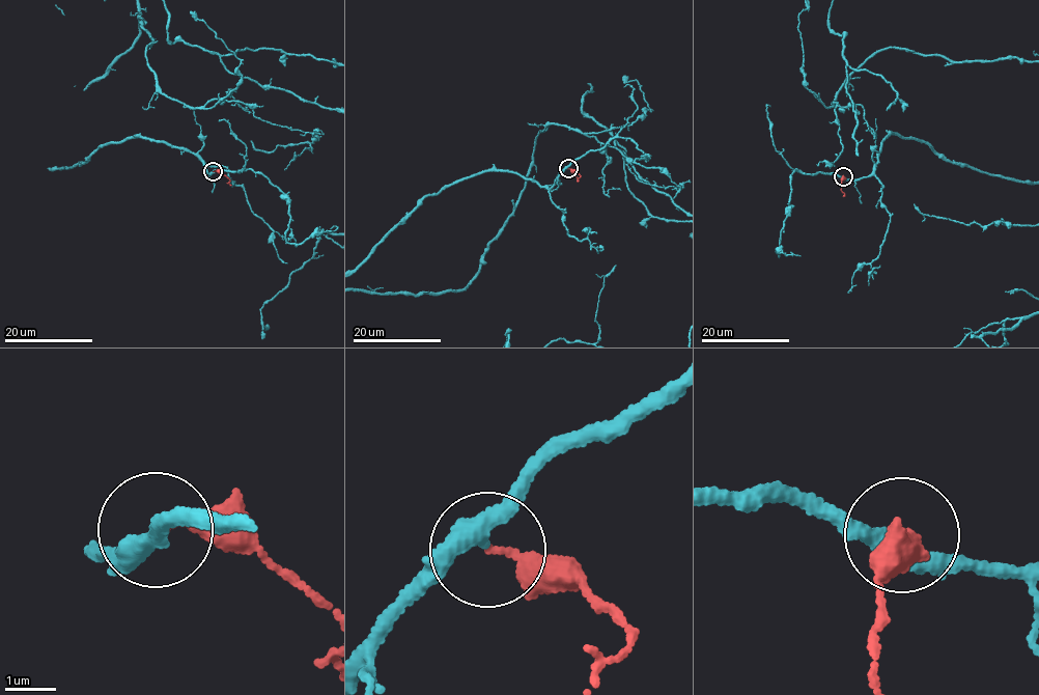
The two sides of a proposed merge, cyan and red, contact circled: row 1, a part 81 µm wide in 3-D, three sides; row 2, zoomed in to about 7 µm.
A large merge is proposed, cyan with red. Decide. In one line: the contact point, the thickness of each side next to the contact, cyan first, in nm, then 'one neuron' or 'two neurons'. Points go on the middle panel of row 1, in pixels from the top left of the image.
at (568, 168); 340 nm thick on the cyan side, 220 nm on the other; one neuron

